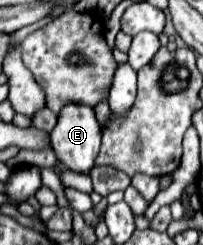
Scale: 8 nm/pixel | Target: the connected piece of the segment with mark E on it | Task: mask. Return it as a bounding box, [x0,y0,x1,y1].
[50,104,102,176]

